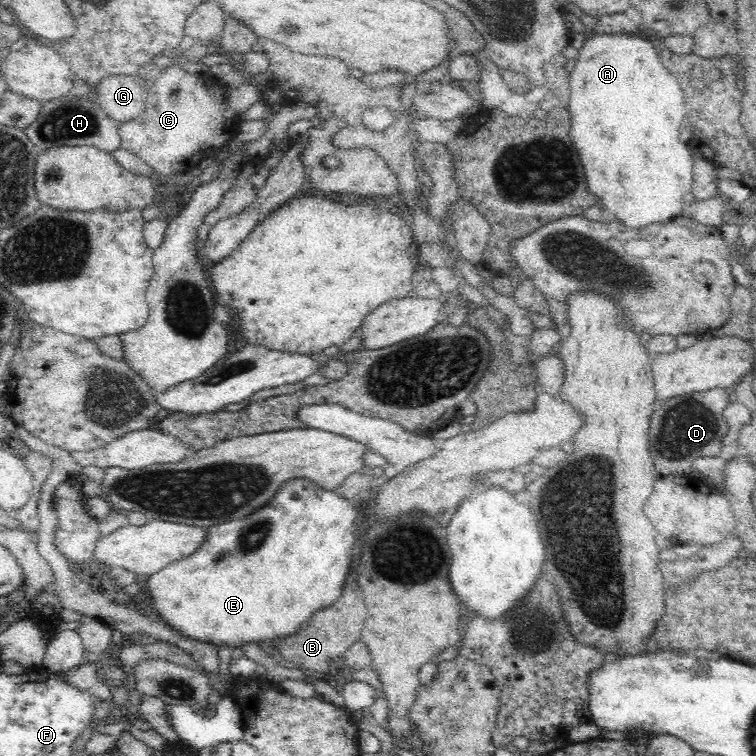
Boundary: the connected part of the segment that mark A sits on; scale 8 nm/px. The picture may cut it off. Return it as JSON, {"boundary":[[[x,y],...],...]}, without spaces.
{"boundary":[[[592,33],[579,50],[569,81],[571,140],[578,150],[588,191],[602,210],[612,212],[627,228],[676,220],[683,214],[684,195],[693,187],[695,157],[688,149],[689,142],[680,141],[681,124],[687,116],[683,90],[662,64],[657,42],[638,33]]]}

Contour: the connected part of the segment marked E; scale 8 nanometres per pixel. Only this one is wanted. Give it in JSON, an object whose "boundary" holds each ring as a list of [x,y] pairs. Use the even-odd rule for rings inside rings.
{"boundary":[[[308,479],[287,480],[268,504],[234,522],[210,526],[208,538],[196,552],[151,575],[148,601],[172,629],[214,646],[243,649],[244,644],[254,642],[258,645],[294,636],[318,611],[316,606],[330,604],[342,594],[344,582],[350,574],[356,518],[362,506],[358,500],[340,497],[336,490],[324,489]]]}

